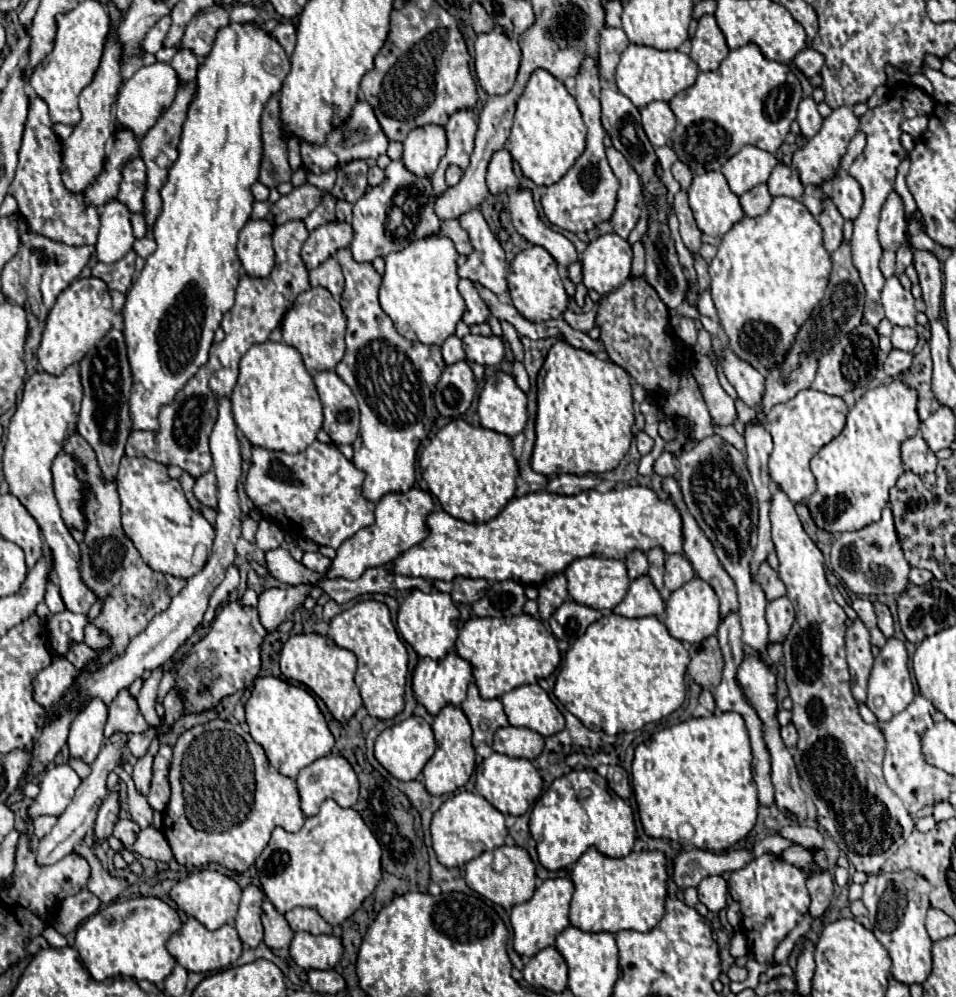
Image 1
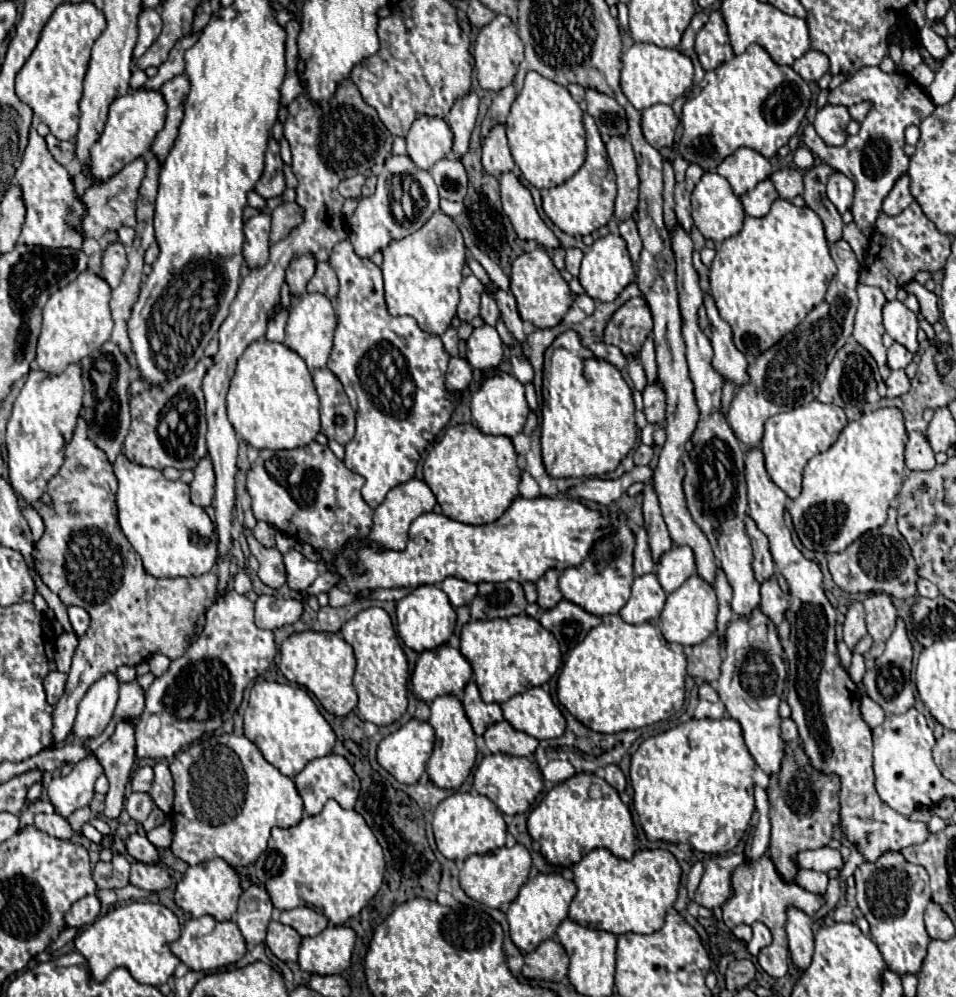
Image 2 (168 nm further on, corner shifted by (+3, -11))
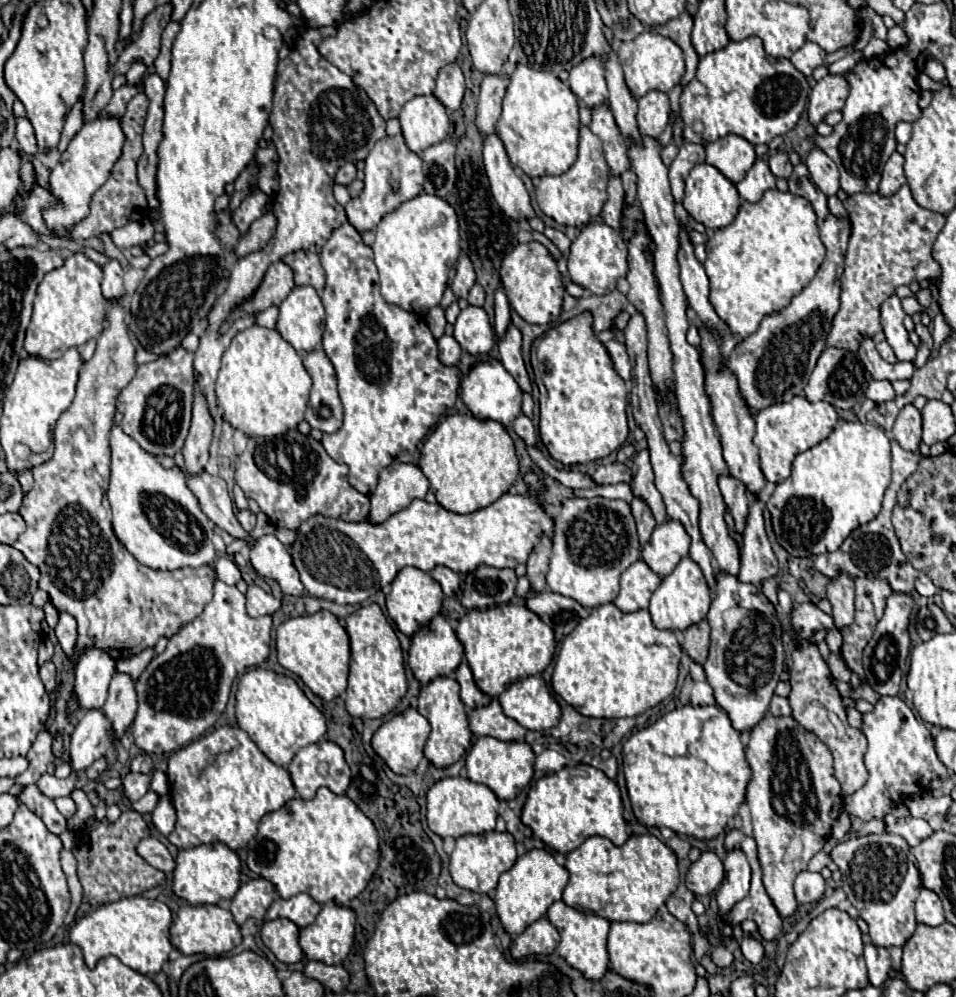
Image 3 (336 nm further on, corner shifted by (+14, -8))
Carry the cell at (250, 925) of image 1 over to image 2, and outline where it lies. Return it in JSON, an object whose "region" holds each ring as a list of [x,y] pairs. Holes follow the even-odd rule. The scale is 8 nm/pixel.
{"region":[[[249,886],[241,898],[235,914],[235,924],[239,926],[247,944],[261,944],[265,940],[267,924],[271,920],[273,904],[269,894],[261,886]]]}

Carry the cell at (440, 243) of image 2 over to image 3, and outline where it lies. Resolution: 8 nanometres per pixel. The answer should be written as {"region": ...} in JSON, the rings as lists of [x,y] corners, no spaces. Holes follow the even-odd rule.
{"region":[[[422,193],[394,211],[386,213],[376,227],[374,261],[380,273],[382,297],[388,303],[426,315],[426,311],[440,303],[448,285],[448,271],[460,257],[460,227],[454,207],[438,199],[438,195]]]}

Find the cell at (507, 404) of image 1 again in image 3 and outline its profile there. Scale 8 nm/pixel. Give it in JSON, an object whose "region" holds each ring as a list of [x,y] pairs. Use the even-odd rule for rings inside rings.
{"region":[[[488,357],[486,361],[478,361],[470,369],[470,373],[464,375],[460,387],[462,387],[462,401],[478,419],[494,419],[494,421],[500,421],[502,425],[508,425],[520,415],[522,391],[514,383],[514,377],[494,357]]]}

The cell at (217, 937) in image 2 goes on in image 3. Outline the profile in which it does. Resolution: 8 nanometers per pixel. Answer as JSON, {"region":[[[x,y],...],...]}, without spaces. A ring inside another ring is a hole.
{"region":[[[184,905],[180,907],[172,927],[170,927],[170,941],[172,945],[184,953],[184,955],[194,955],[194,953],[206,953],[206,955],[224,955],[232,951],[236,945],[242,943],[240,927],[234,923],[234,917],[230,915],[228,909],[222,909],[218,905]]]}

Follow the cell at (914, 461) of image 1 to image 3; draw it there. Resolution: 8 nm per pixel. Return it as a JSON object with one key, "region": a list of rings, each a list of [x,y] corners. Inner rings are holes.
{"region":[[[906,405],[892,427],[894,439],[906,451],[918,451],[920,435],[922,435],[922,415],[914,405]]]}

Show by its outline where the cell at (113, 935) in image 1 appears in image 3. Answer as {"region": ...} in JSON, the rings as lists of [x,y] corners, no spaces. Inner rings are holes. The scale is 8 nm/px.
{"region":[[[124,897],[114,903],[106,903],[82,917],[70,931],[70,941],[84,951],[84,961],[88,967],[94,967],[98,959],[116,955],[124,965],[136,969],[144,975],[156,975],[162,965],[168,961],[172,951],[170,943],[170,925],[172,913],[168,905],[158,899],[146,897]]]}

